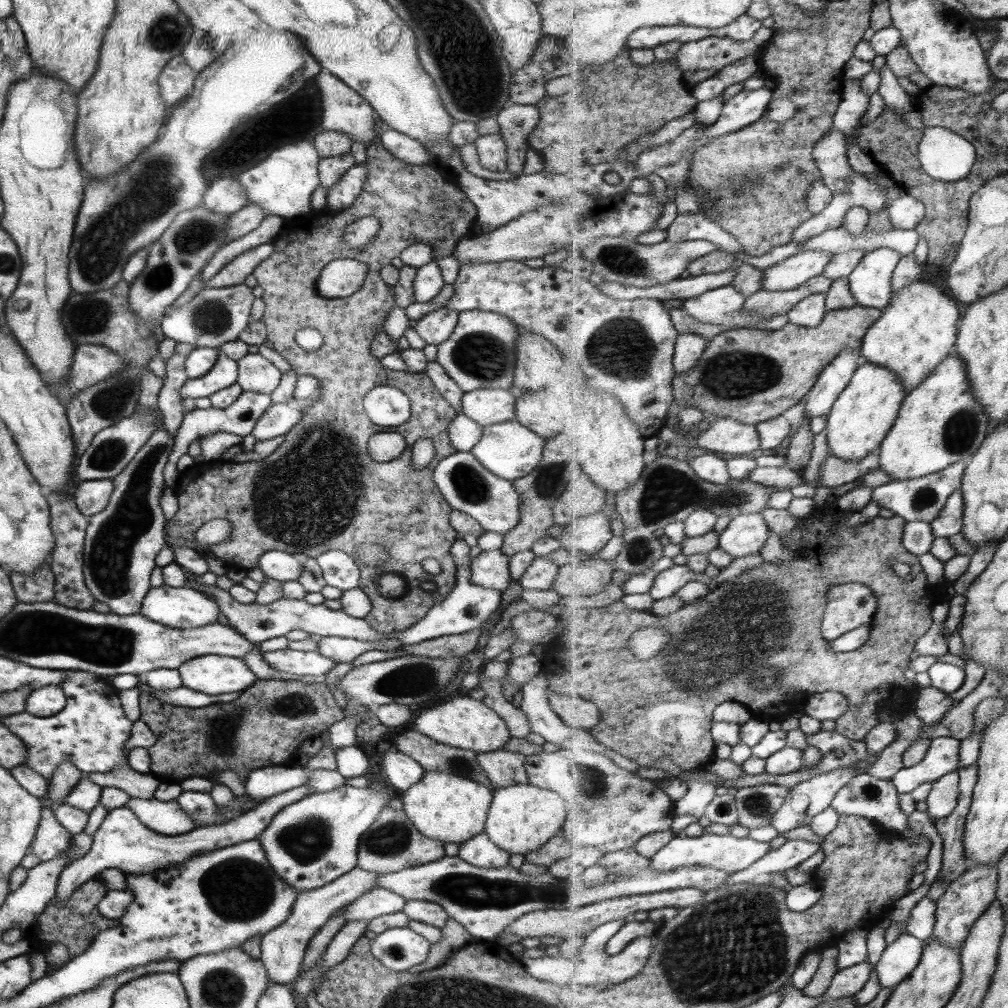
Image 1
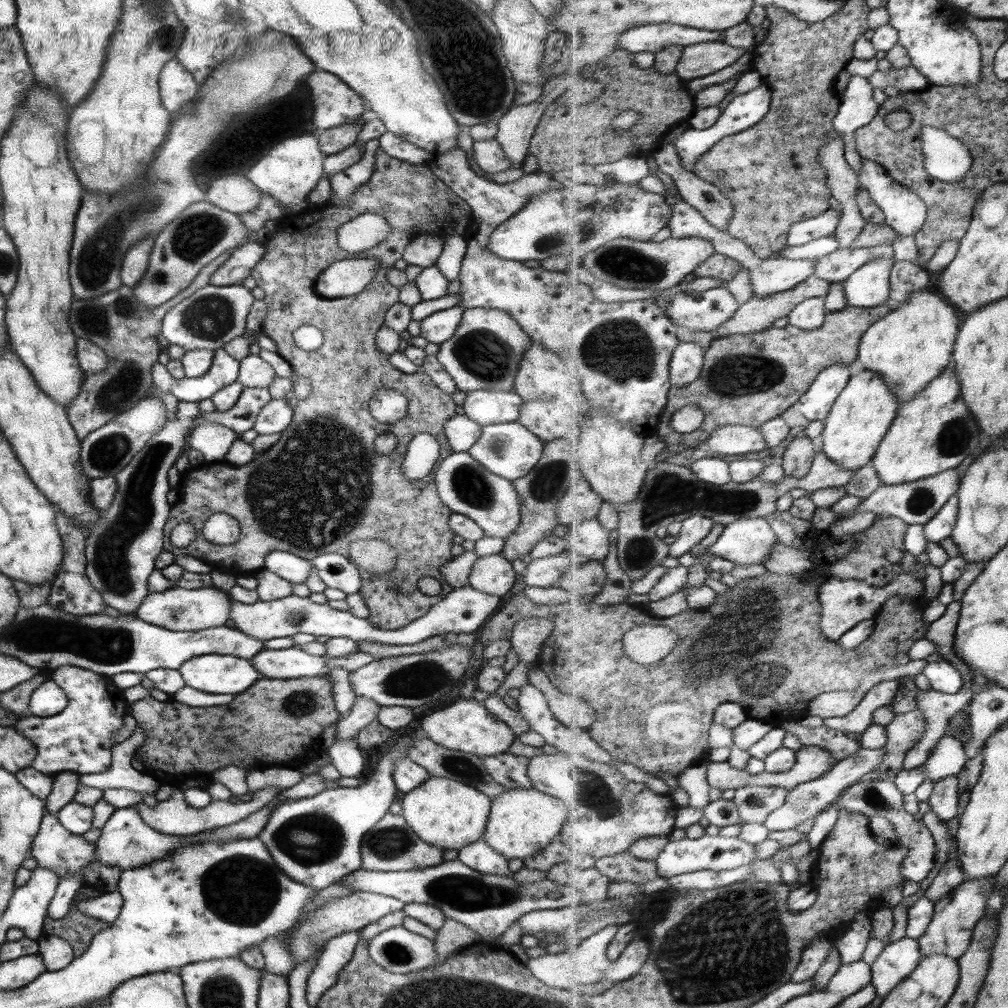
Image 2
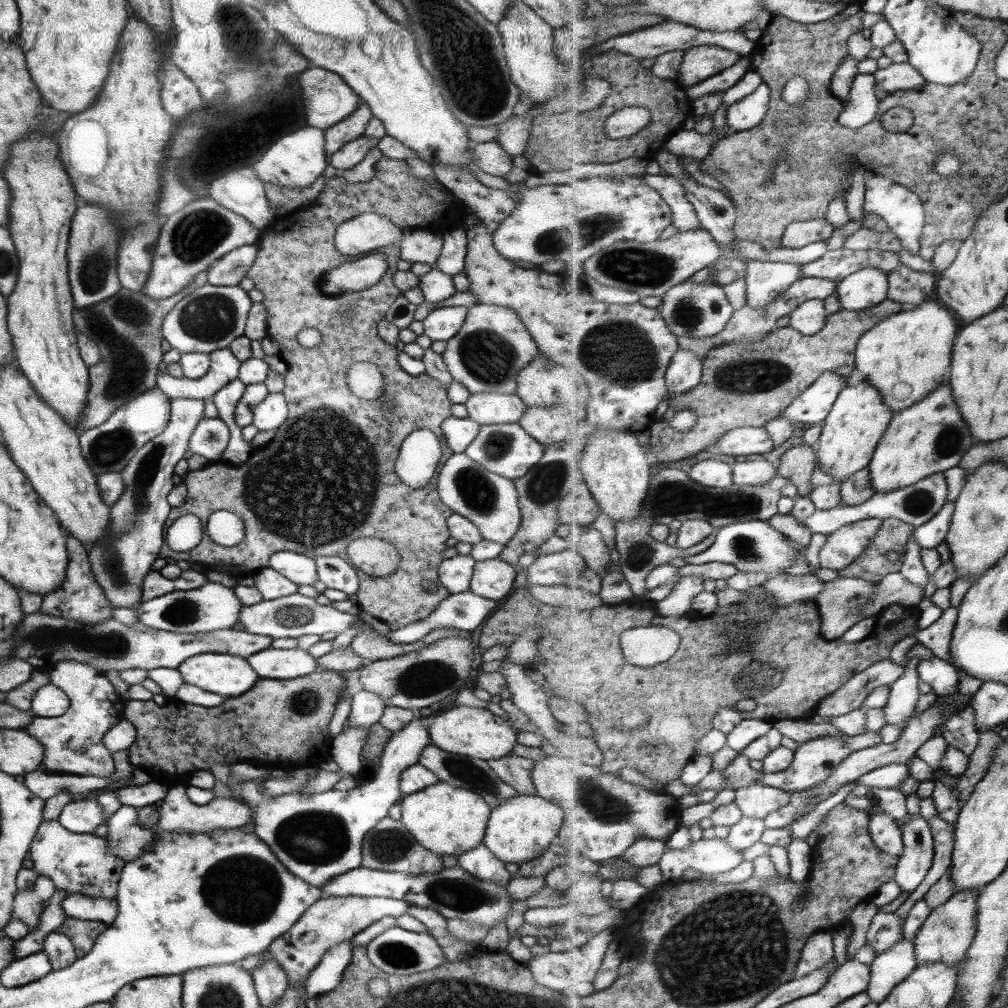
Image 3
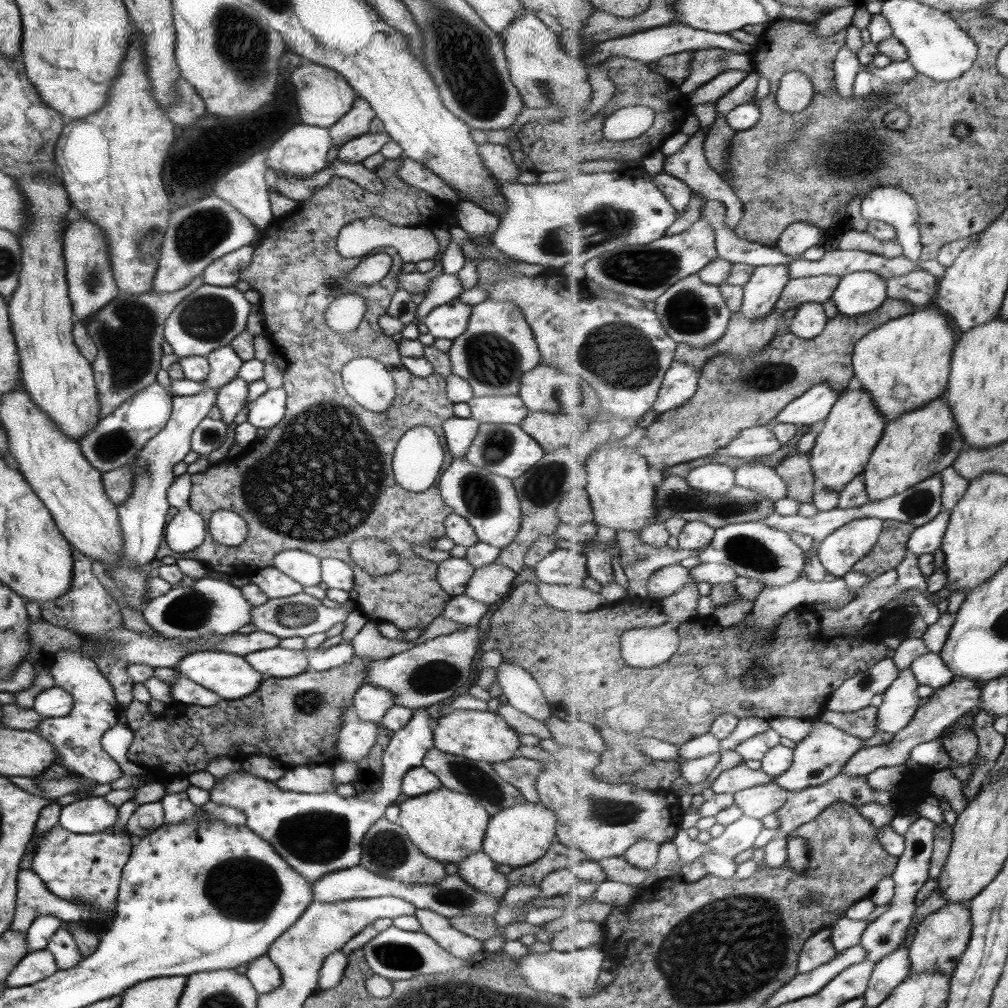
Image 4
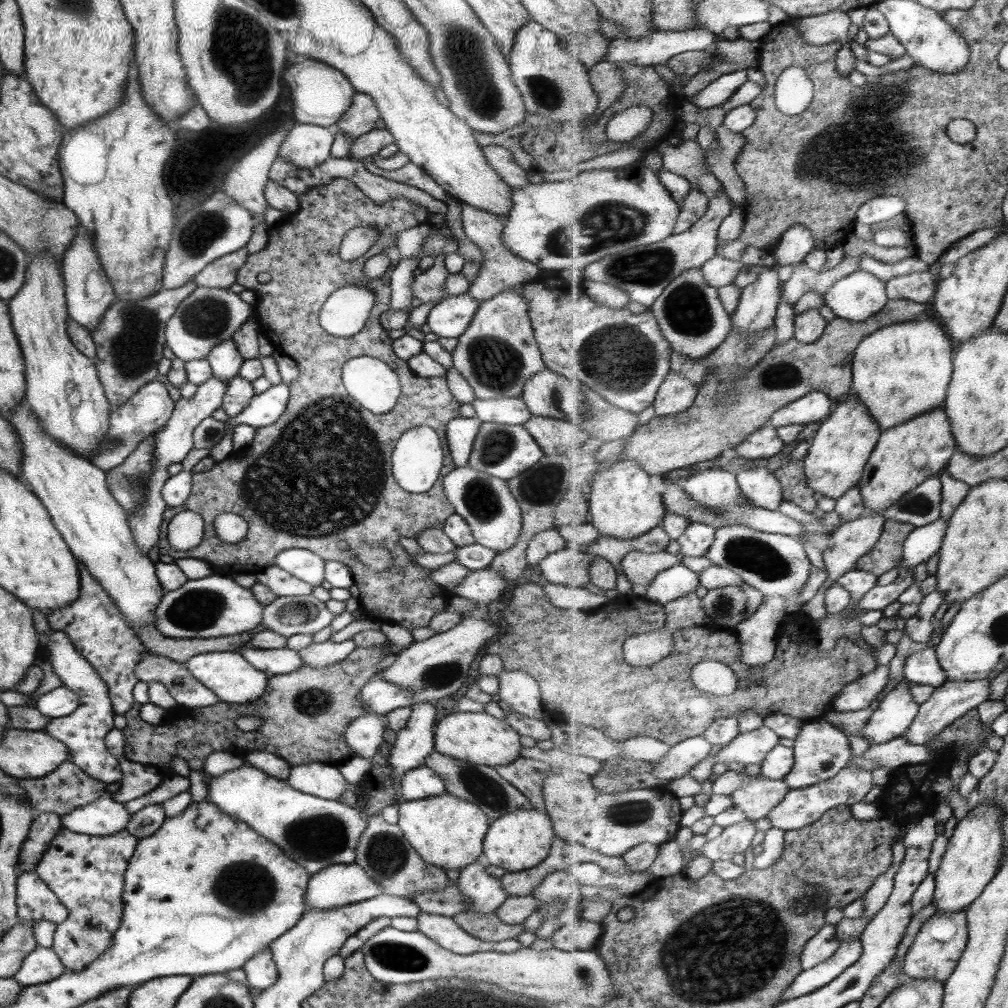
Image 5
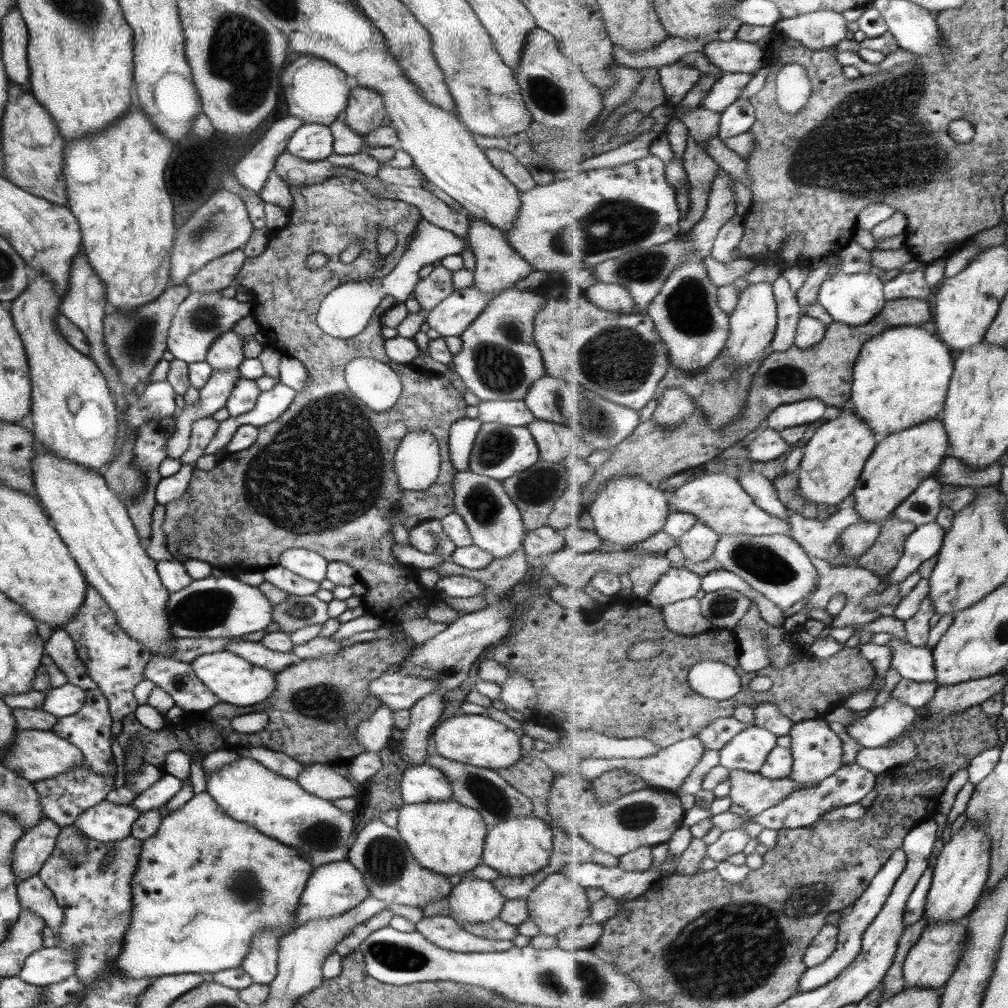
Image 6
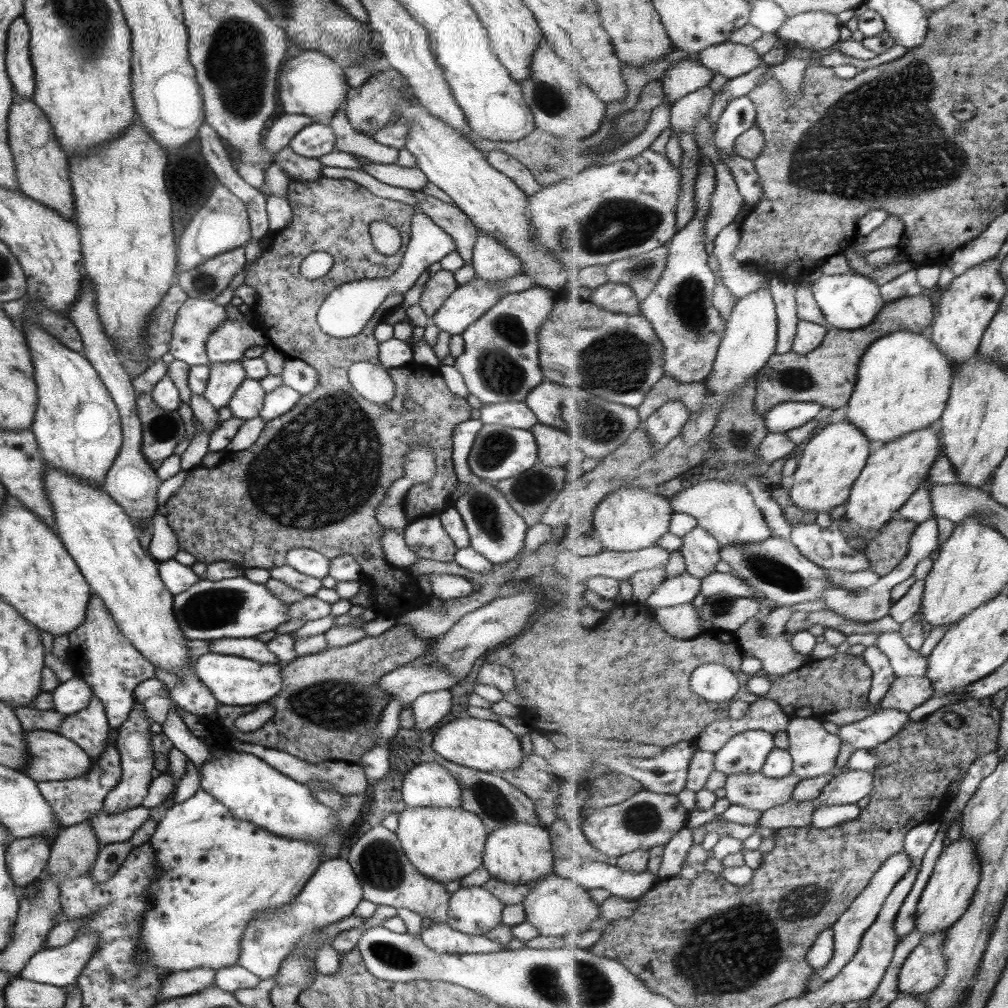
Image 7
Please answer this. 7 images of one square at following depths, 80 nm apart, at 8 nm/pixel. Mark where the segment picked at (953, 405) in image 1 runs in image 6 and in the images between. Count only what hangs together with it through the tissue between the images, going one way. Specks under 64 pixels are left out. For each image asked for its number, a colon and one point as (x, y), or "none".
2: (934, 432)
3: (932, 436)
4: (920, 444)
5: (906, 456)
6: (902, 461)

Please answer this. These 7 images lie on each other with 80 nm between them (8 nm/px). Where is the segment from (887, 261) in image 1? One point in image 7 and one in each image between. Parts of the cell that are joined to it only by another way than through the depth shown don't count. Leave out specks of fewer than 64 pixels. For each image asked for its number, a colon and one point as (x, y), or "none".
2: (869, 286)
3: (867, 288)
4: (859, 293)
5: (859, 295)
6: (856, 298)
7: (850, 301)

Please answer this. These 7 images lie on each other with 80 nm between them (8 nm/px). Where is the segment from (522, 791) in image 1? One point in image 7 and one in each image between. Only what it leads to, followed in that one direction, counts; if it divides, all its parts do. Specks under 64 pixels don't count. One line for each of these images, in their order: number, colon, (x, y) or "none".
2: (520, 823)
3: (521, 828)
4: (517, 836)
5: (516, 841)
6: (521, 846)
7: (518, 854)

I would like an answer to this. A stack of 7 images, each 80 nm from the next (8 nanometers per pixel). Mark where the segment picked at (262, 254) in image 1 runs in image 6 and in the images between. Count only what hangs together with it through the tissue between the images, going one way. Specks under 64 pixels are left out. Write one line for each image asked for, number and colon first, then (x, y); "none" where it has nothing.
2: (238, 266)
3: (231, 268)
4: (224, 271)
5: (220, 273)
6: (217, 274)

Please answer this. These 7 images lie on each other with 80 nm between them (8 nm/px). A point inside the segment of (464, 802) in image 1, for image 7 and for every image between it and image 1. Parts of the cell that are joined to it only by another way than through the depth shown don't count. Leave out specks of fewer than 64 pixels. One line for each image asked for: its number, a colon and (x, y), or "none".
2: (448, 815)
3: (445, 820)
4: (444, 825)
5: (445, 831)
6: (446, 838)
7: (444, 844)

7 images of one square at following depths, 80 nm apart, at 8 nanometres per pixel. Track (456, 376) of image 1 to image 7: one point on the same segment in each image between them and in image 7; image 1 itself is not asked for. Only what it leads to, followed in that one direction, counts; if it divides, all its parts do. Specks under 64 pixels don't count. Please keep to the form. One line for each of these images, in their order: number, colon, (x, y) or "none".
2: (485, 351)
3: (492, 346)
4: (497, 347)
5: (497, 352)
6: (498, 360)
7: (499, 363)

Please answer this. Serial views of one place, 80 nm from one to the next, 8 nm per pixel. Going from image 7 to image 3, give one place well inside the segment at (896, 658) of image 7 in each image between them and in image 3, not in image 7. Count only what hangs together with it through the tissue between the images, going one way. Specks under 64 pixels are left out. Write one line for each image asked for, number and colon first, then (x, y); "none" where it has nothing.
3: (942, 676)
4: (931, 670)
5: (923, 667)
6: (913, 663)

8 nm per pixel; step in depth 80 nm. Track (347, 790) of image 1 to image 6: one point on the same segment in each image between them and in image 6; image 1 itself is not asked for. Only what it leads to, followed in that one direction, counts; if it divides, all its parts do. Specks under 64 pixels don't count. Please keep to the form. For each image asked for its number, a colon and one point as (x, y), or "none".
2: (315, 841)
3: (316, 836)
4: (315, 834)
5: (314, 833)
6: (277, 807)

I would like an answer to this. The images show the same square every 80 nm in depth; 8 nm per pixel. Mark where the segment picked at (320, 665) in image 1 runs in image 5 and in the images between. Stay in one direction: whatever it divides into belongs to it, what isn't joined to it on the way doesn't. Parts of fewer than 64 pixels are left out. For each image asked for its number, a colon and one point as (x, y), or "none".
2: (291, 663)
3: (276, 664)
4: (280, 663)
5: (274, 662)

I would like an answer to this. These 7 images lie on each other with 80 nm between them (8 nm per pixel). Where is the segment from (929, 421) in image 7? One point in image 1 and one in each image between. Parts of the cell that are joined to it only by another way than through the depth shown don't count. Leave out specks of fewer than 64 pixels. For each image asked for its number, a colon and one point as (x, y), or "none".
1: (918, 330)
2: (911, 346)
3: (915, 347)
4: (916, 350)
5: (902, 371)
6: (902, 378)

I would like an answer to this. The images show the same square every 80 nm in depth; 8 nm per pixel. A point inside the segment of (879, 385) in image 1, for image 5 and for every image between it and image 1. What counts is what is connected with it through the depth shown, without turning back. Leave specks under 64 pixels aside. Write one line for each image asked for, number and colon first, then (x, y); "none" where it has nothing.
2: (863, 414)
3: (860, 417)
4: (853, 429)
5: (844, 443)

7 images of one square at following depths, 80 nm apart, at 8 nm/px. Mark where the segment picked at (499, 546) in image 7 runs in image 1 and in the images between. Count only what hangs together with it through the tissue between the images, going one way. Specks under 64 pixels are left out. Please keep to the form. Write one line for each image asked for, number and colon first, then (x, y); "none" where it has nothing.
1: (464, 484)
2: (463, 485)
3: (490, 502)
4: (488, 502)
5: (484, 502)
6: (494, 524)

